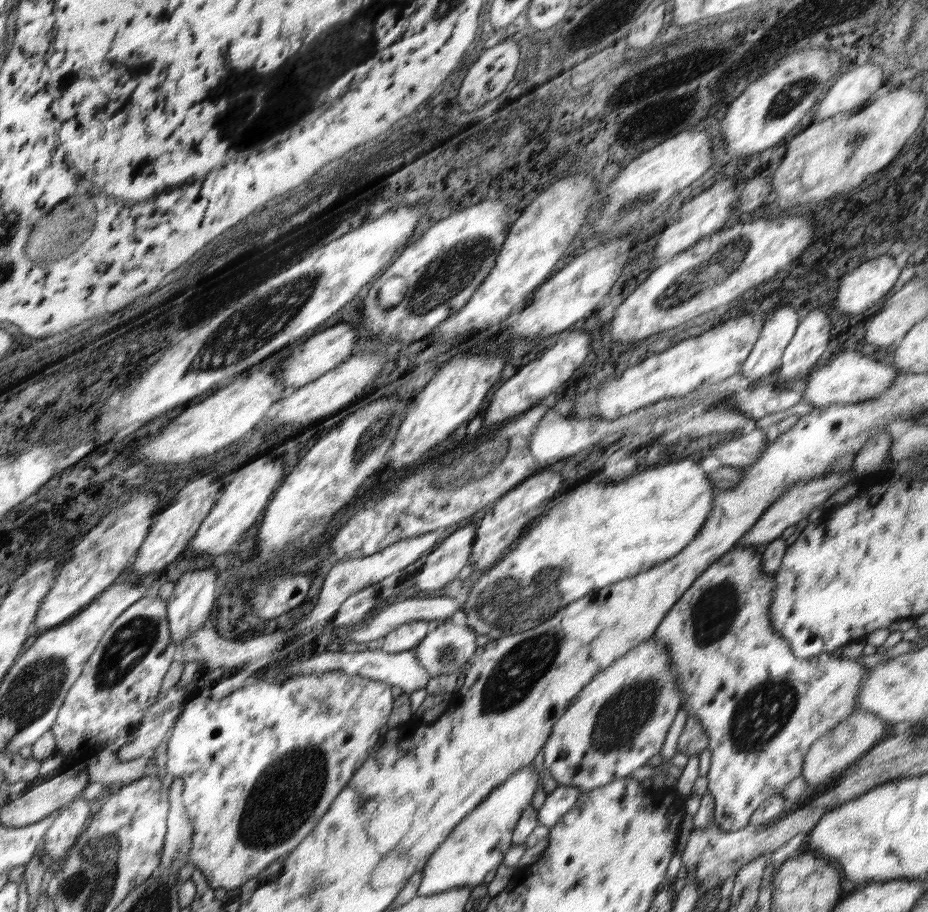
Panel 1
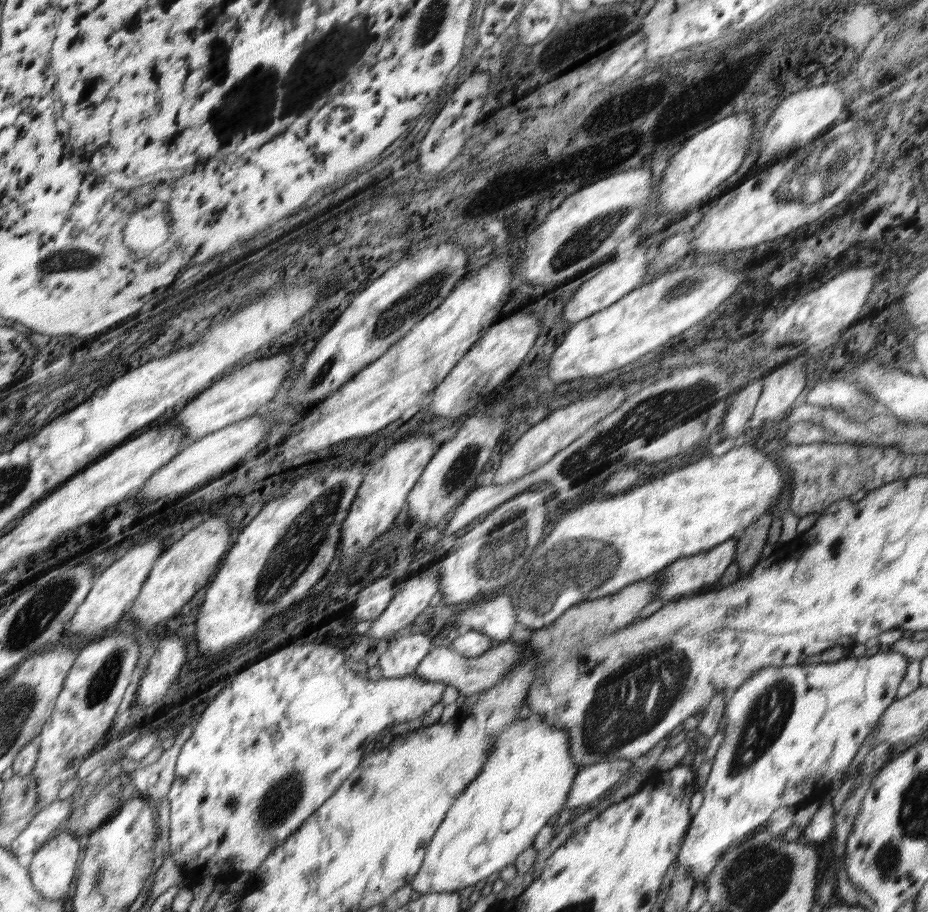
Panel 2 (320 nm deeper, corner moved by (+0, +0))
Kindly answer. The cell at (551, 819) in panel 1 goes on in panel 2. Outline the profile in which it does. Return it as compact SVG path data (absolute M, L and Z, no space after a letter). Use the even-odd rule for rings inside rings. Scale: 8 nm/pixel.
M614 759L581 767L574 777L563 810L588 805L595 801L618 782L631 765L632 762L629 760Z

